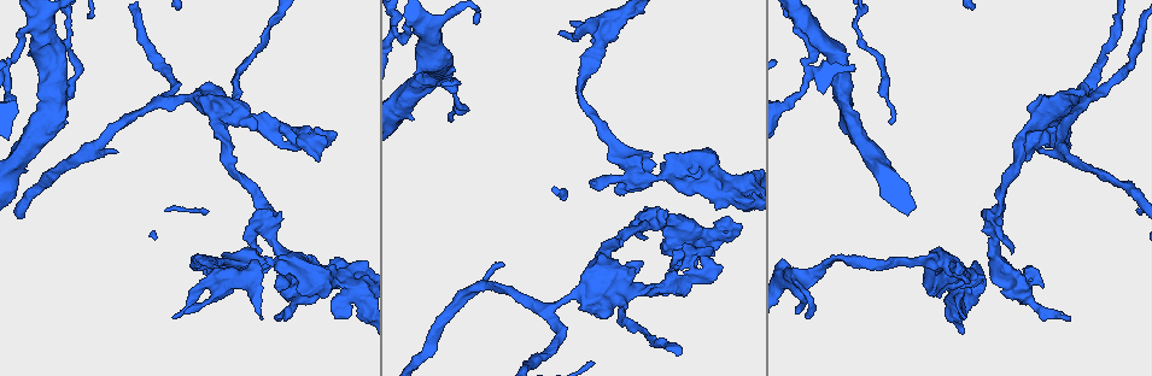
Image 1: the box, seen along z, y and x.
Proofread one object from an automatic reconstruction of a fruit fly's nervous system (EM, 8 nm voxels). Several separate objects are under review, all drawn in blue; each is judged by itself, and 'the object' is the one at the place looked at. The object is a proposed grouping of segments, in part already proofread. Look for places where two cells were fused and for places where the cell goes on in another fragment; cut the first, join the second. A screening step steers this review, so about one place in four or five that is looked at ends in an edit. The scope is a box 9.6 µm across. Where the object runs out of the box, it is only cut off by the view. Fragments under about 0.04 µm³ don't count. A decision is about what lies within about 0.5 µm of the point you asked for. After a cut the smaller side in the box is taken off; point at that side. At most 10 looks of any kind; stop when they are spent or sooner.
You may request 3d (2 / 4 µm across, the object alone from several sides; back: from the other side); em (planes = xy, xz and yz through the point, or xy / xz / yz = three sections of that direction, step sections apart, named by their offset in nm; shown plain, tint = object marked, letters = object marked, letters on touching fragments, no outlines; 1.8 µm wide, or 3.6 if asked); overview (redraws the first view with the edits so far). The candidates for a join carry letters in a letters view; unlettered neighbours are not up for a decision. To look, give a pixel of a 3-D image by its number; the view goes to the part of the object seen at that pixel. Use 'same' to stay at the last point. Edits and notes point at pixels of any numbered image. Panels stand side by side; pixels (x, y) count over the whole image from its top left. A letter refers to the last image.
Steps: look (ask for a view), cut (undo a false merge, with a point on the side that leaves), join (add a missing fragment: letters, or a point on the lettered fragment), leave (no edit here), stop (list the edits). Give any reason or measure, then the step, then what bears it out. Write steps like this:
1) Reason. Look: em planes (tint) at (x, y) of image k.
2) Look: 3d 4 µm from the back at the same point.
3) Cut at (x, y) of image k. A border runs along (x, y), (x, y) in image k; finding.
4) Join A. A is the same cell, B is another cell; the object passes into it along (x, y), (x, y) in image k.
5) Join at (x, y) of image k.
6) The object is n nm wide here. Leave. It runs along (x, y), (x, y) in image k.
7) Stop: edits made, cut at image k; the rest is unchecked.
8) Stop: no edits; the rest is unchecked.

Abrupt turn. Look: 3d 2 µm at (692, 277) of image 1.

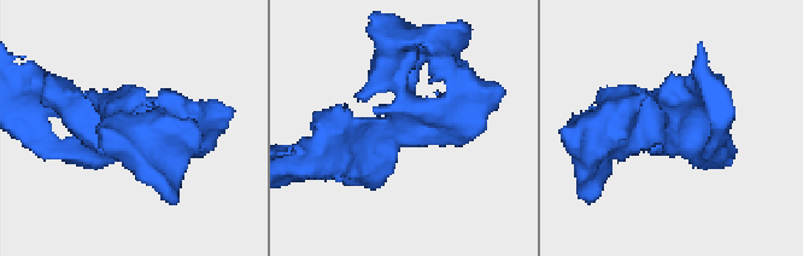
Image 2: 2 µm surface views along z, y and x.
Look: em yz step 8 (tint) at (402, 123) of image 2.

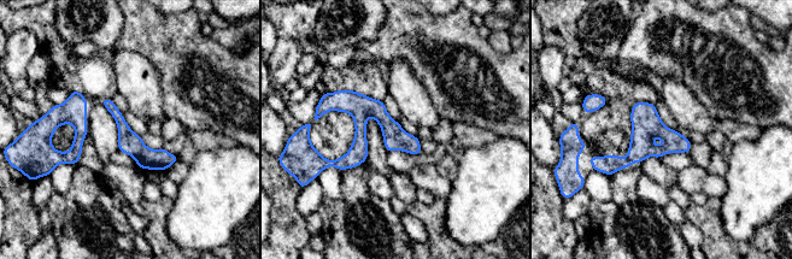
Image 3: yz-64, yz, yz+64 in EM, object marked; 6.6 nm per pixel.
Another direction. Look: em xy step 4 (letters) at the same point.

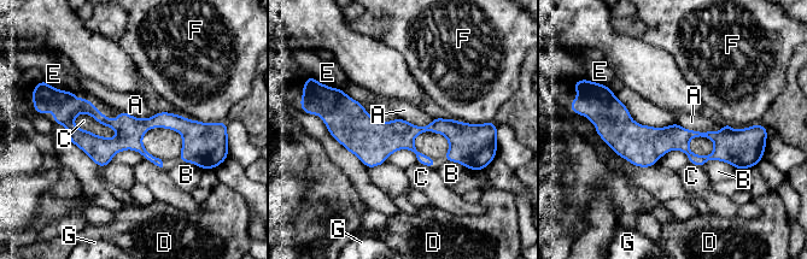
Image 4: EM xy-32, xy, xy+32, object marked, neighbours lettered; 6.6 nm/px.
Leave. A, B, C, D, E, F and G are other cells; it runs along (331, 127), (450, 128), (475, 139) in image 4; one cell here.

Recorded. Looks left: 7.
Side arm on a straight run. Look: em planes (plain) at (723, 187) of image 1.

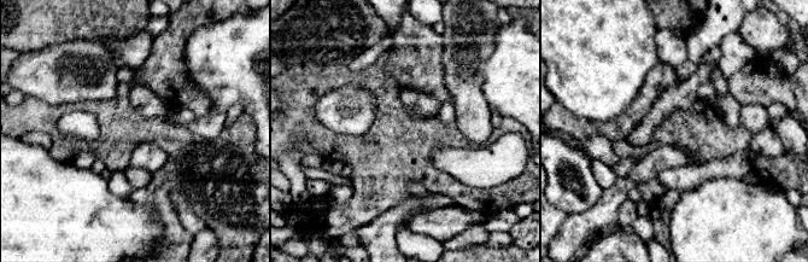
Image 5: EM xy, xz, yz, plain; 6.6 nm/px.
Look: em planes (letters) at the same point.

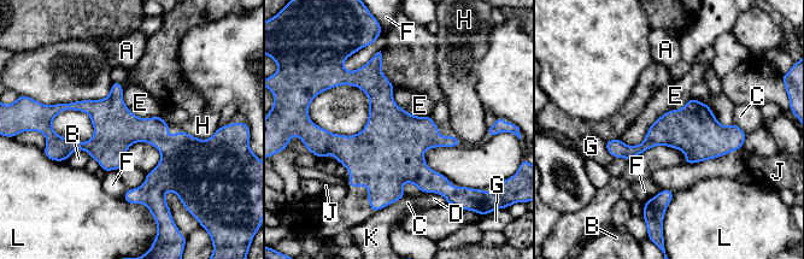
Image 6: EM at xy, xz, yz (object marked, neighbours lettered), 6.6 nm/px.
The object is 300 nm wide here. Leave. A, B, C, D, E, F, G, H, J, K and L are other cells; it runs along (741, 134), (609, 146) in image 6; all the same cell.

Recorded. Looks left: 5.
Thick turns thin. Look: em planes (tint) at (641, 175) of image 1.

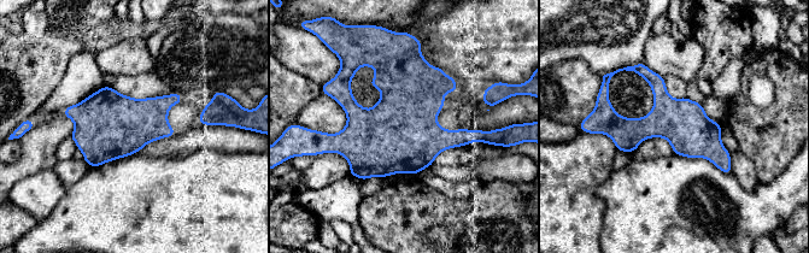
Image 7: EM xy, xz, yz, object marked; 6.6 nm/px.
Look: em planes (letters) at the same point.

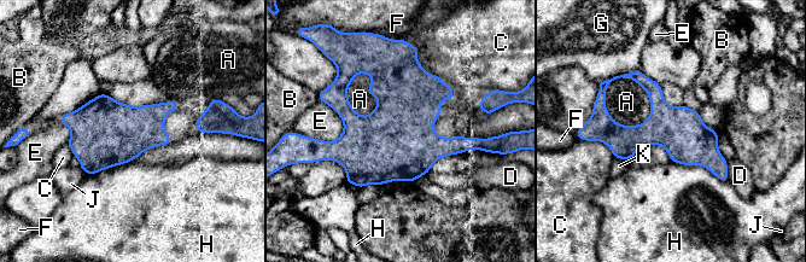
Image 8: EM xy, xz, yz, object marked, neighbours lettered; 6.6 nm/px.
The object is 320 nm wide here. Leave. A, B, C, D, E, F, G, H, J and K are other cells; a border runs along (671, 161), (700, 164), (728, 181) in image 8; all the same cell.

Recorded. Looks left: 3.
Abrupt turn. Look: 3d 2 µm at (232, 98) of image 1.

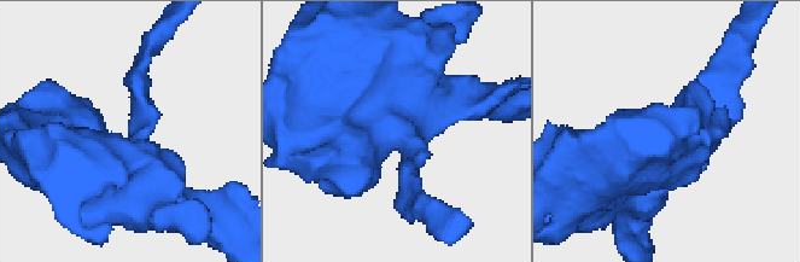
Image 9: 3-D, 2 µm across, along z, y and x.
Now the EM. Look: em xy step 4 (letters) at (410, 153) of image 9.

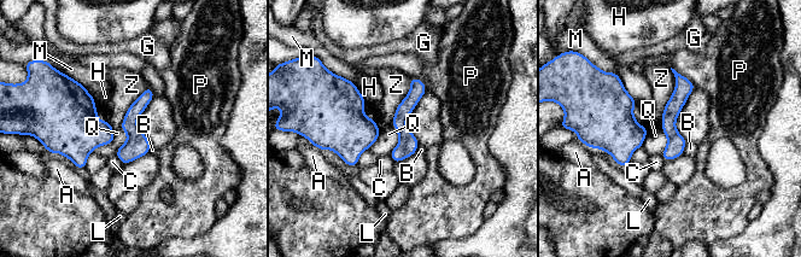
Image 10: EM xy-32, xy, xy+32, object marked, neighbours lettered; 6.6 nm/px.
Leave. A, B, C, G, H, L, M, P, Q and Z are other cells; a border runs along (113, 129), (115, 139), (92, 152) in image 10; one cell here.

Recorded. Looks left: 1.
Stop: no edits; the rest is unchecked.

